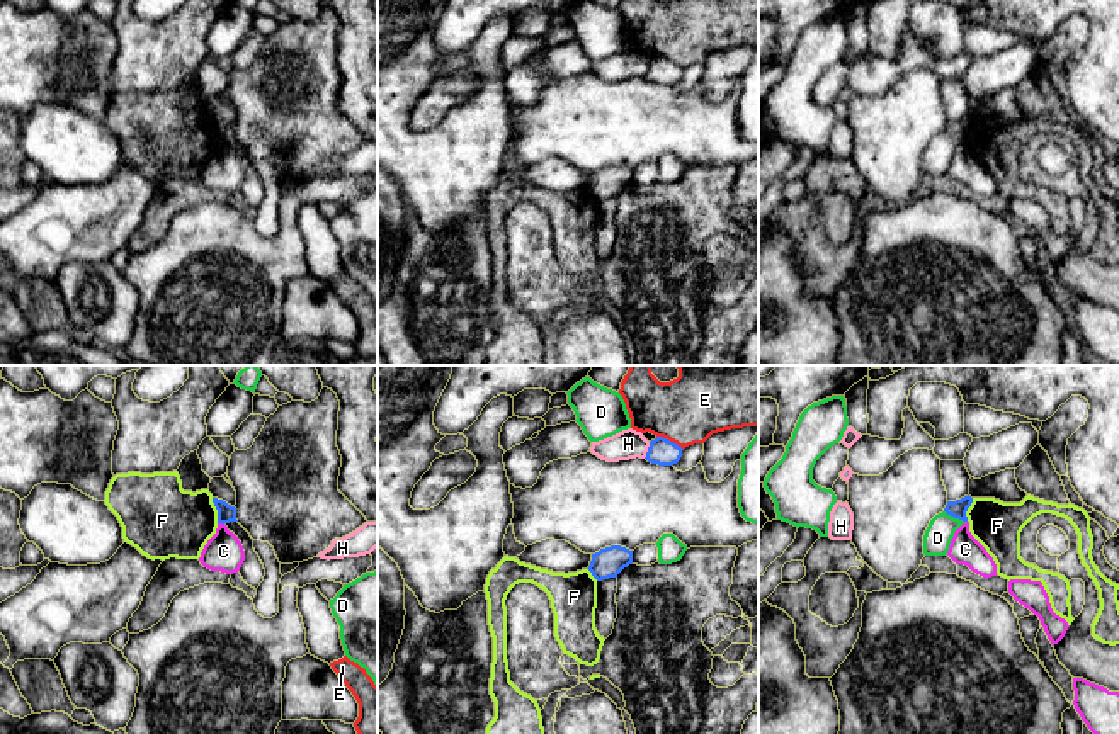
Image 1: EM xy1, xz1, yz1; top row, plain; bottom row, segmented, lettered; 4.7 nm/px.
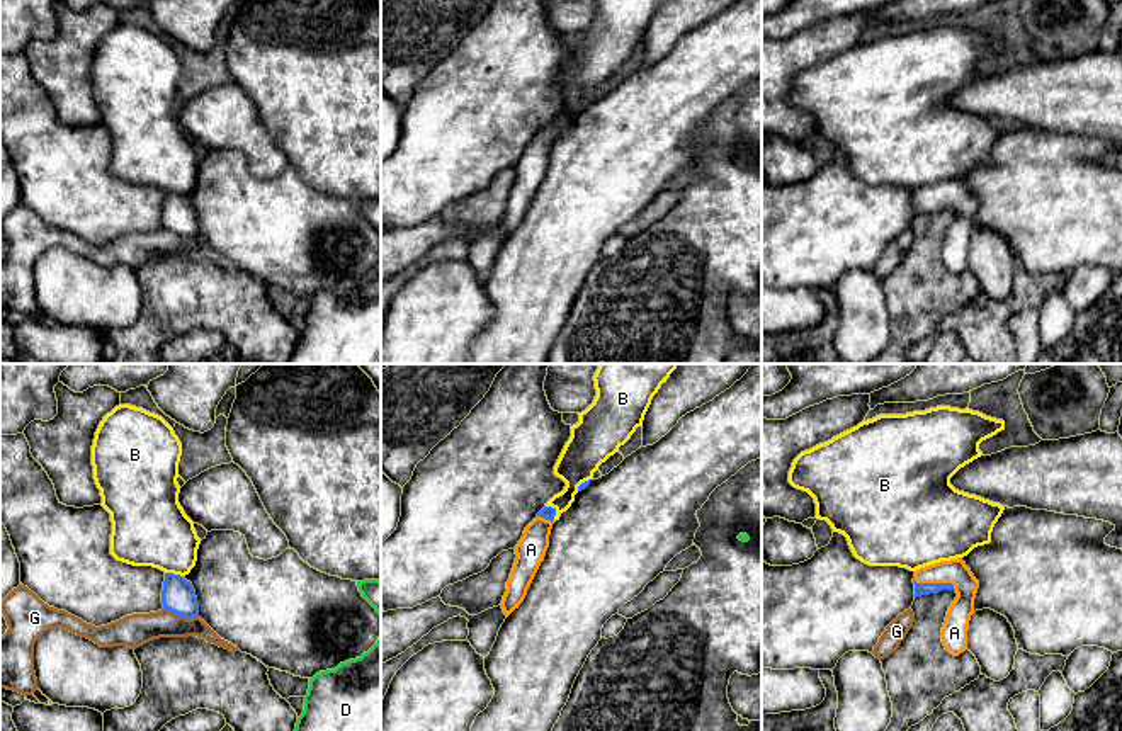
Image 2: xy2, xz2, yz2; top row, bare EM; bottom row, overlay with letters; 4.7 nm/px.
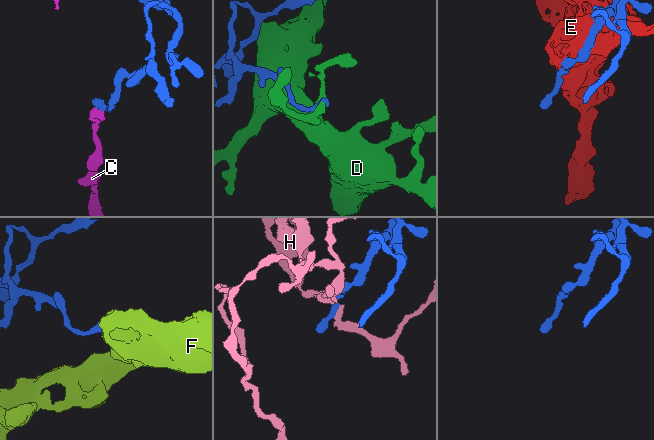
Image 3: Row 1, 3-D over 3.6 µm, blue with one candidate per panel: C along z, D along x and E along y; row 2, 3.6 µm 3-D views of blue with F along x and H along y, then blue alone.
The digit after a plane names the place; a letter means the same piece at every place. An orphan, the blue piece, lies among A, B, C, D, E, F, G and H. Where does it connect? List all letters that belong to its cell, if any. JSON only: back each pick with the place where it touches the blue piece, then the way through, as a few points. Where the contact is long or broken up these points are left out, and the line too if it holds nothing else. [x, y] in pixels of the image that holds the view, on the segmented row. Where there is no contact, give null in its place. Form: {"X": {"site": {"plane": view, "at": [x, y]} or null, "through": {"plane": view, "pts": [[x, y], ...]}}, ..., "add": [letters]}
{"A": {"site": {"plane": "yz2", "at": [935, 583]}, "through": {"plane": "yz2", "pts": [[920, 589], [925, 583], [935, 583], [961, 592], [954, 633]]}}, "add": ["A"]}

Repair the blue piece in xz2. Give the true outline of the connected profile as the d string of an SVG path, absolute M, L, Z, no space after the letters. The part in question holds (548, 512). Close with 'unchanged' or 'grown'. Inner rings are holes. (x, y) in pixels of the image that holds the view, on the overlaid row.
M544 507L525 527L522 539L515 546L517 558L502 600L502 609L507 617L524 602L527 590L544 561L554 515L556 508Z; grown

